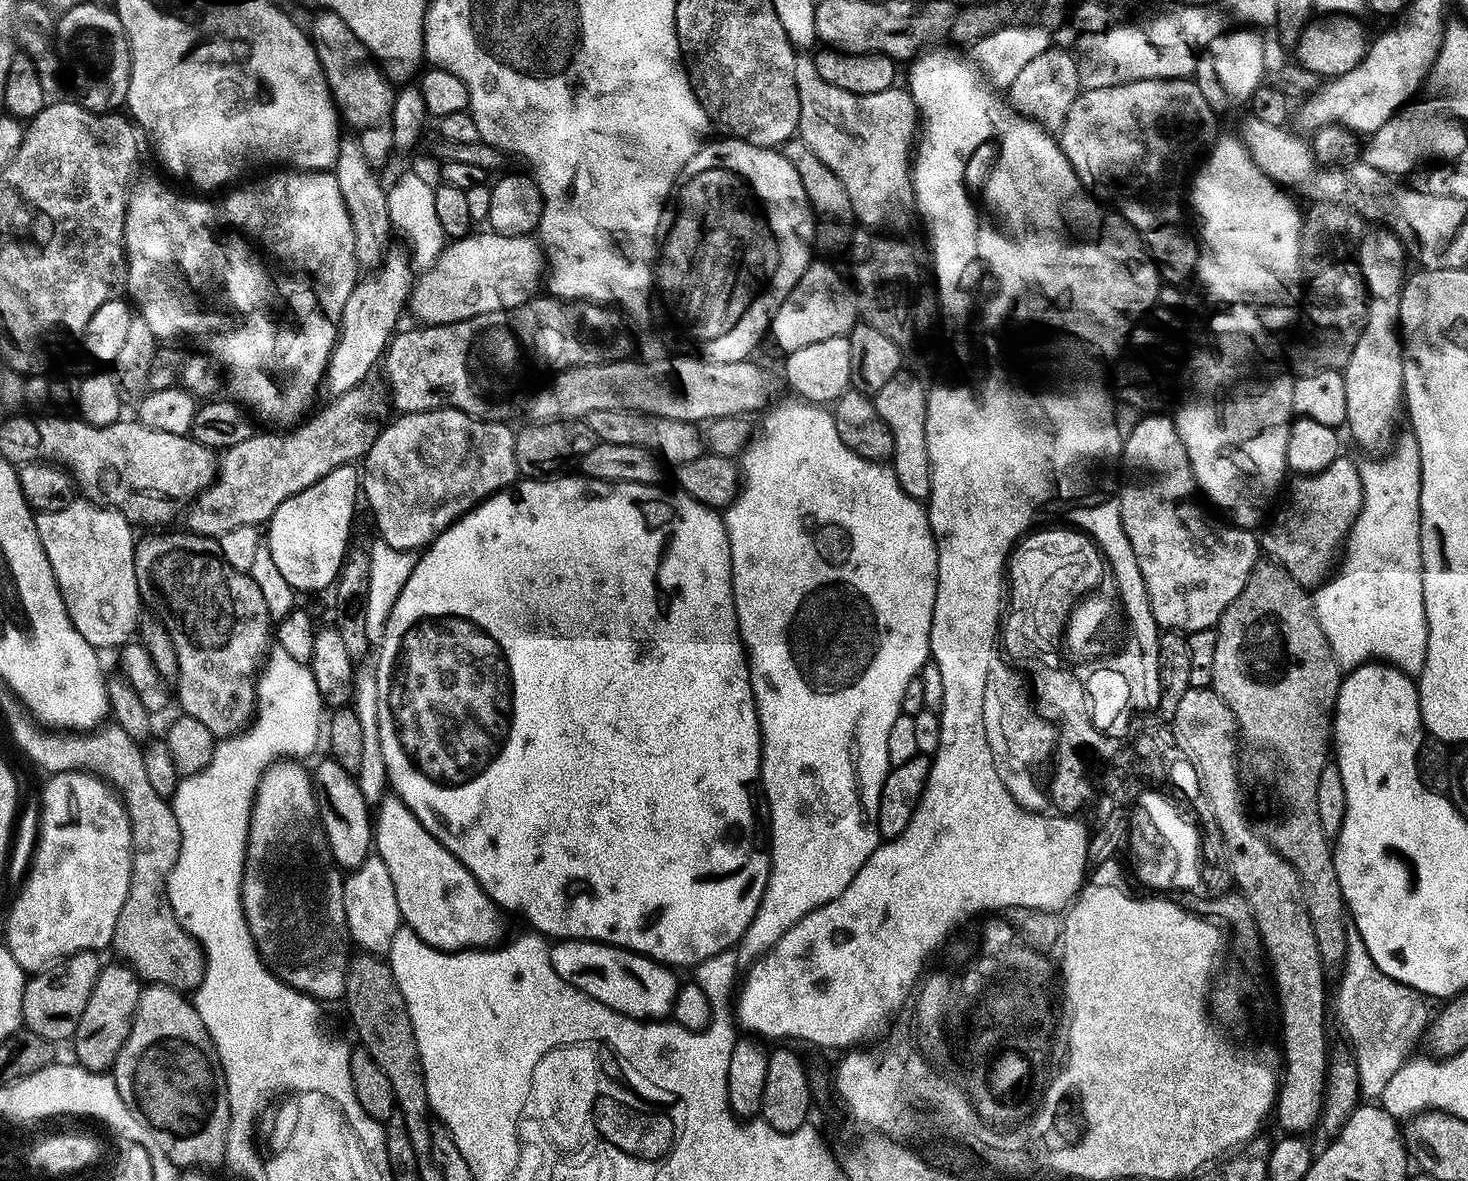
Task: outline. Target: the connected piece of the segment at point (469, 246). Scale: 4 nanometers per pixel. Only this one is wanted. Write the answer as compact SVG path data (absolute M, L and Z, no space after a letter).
M484 230L481 236L469 234L453 239L421 276L412 289L410 312L424 326L449 324L478 314L509 312L533 299L546 276L546 257L531 235L504 236Z

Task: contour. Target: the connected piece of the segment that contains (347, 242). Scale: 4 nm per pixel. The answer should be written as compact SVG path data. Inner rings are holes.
M284 166L284 167L281 167L281 168L280 168L280 169L279 169L279 170L272 170L272 171L269 171L269 172L272 172L272 173L270 173L270 174L269 174L269 176L260 176L260 177L258 177L258 178L257 178L257 180L252 180L252 181L250 181L250 182L249 182L249 184L244 184L244 185L242 185L242 186L241 186L241 188L236 188L236 187L233 187L233 188L232 188L232 189L231 189L231 190L228 190L228 191L232 191L232 190L233 190L233 192L228 192L228 191L225 191L225 192L224 192L224 193L223 193L223 194L220 194L220 195L224 195L224 194L225 194L225 196L220 196L220 197L218 197L218 198L217 198L217 200L203 200L203 198L202 198L202 197L200 197L200 196L203 196L203 195L200 195L200 194L192 194L192 195L196 195L196 196L183 196L183 194L182 194L182 193L180 193L180 192L175 192L175 190L174 190L174 189L172 189L172 188L167 188L167 186L166 186L166 185L164 185L164 184L163 184L163 182L162 182L162 181L160 181L160 180L155 180L155 178L154 178L154 177L152 177L152 176L148 176L148 177L146 177L146 178L145 178L145 180L140 180L140 179L137 179L137 180L136 180L136 181L135 181L135 183L133 183L133 184L132 184L132 185L131 185L131 188L130 188L130 195L129 195L129 198L128 198L128 213L127 213L127 214L126 214L126 226L125 226L125 227L124 227L124 252L125 252L125 254L126 254L126 255L127 255L127 256L128 256L128 279L127 279L127 281L126 281L126 292L127 292L127 295L129 295L129 294L130 294L130 295L132 295L132 300L133 300L133 302L134 302L134 303L136 303L136 309L135 309L135 311L136 311L136 312L137 312L137 313L138 313L138 315L140 315L140 316L141 316L141 317L142 317L142 318L146 318L146 322L150 322L150 330L154 330L154 334L155 334L155 335L156 335L156 339L157 339L157 341L160 341L160 342L180 342L180 341L176 341L176 340L193 340L193 342L194 342L194 343L196 343L196 344L197 344L197 346L198 346L198 347L200 347L200 348L197 348L197 349L199 349L199 351L200 351L200 352L201 352L201 353L204 353L204 354L207 354L207 355L208 355L208 356L209 356L209 357L211 357L211 359L213 359L213 360L215 360L215 361L216 361L216 363L217 363L217 364L219 364L219 365L221 365L221 366L223 366L223 367L224 367L224 368L225 368L225 369L226 369L226 388L229 388L229 390L230 390L230 391L232 391L232 392L233 392L233 393L232 393L232 392L229 392L229 393L231 393L231 395L232 395L232 396L233 396L233 397L235 397L235 399L236 399L236 400L237 400L237 401L239 401L239 403L241 403L241 404L243 404L243 405L244 405L244 407L245 407L245 408L247 408L247 409L248 409L248 411L249 411L249 413L251 413L251 415L252 415L252 416L253 416L253 417L256 417L256 418L259 418L259 416L261 416L261 418L262 418L262 419L264 419L264 420L265 420L265 422L266 422L266 423L268 423L268 424L265 424L265 425L268 425L268 426L280 426L280 425L276 425L276 424L288 424L288 425L284 425L284 426L292 426L292 425L295 425L295 424L296 424L296 423L297 423L297 422L300 422L300 421L303 421L303 420L304 420L304 419L305 419L305 416L306 416L306 413L307 413L307 412L308 412L308 411L309 411L309 409L311 409L311 408L312 408L312 407L313 407L313 405L312 405L312 406L311 406L311 404L312 404L312 399L314 399L314 398L315 398L315 396L316 396L316 391L318 391L318 390L319 390L319 388L322 388L322 385L323 385L323 384L324 384L324 383L325 383L325 380L326 380L326 373L327 373L327 371L328 371L328 360L329 360L329 359L330 359L330 357L332 357L332 351L333 351L333 350L334 350L334 346L335 346L335 345L336 345L336 338L337 338L337 336L339 336L339 334L340 334L340 319L341 319L341 318L342 318L342 308L343 308L343 307L344 307L344 306L346 306L346 298L350 298L350 290L354 290L354 286L355 286L355 285L356 285L356 281L357 281L357 279L358 279L358 265L357 265L357 262L356 262L356 255L355 255L355 254L354 254L354 226L353 226L353 225L352 225L352 222L351 222L351 218L350 218L350 214L349 214L349 213L348 213L348 212L347 212L347 206L346 206L346 202L344 202L344 201L343 201L343 198L342 198L342 191L341 191L341 190L339 190L339 186L338 186L338 182L337 182L337 181L336 181L336 178L335 178L335 176L333 176L333 173L332 173L332 172L331 172L331 171L326 171L326 172L310 172L310 171L307 171L307 170L301 170L301 169L299 169L299 168L289 168L289 167L287 167L287 166Z

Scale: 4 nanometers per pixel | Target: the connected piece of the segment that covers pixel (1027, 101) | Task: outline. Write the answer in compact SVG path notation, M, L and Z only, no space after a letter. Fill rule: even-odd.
M1053 46L1046 49L1038 58L1031 62L1018 73L1018 78L1006 90L1006 100L1013 113L1027 116L1041 124L1047 131L1056 134L1066 122L1066 114L1070 106L1074 106L1076 97L1082 91L1080 82L1081 65L1064 48Z

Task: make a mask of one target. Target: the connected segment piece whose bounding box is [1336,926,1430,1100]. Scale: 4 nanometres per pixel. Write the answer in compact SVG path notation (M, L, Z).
M1350 926L1347 930L1347 952L1342 961L1342 978L1336 992L1336 1014L1338 1020L1353 1047L1353 1061L1356 1071L1359 1074L1360 1091L1363 1097L1374 1100L1377 1099L1382 1090L1386 1088L1386 1083L1397 1073L1397 1070L1407 1061L1411 1055L1416 1040L1427 1031L1430 1022L1430 1011L1426 1004L1427 999L1420 992L1396 979L1390 978L1378 969L1370 952L1366 950L1362 940L1361 932Z

